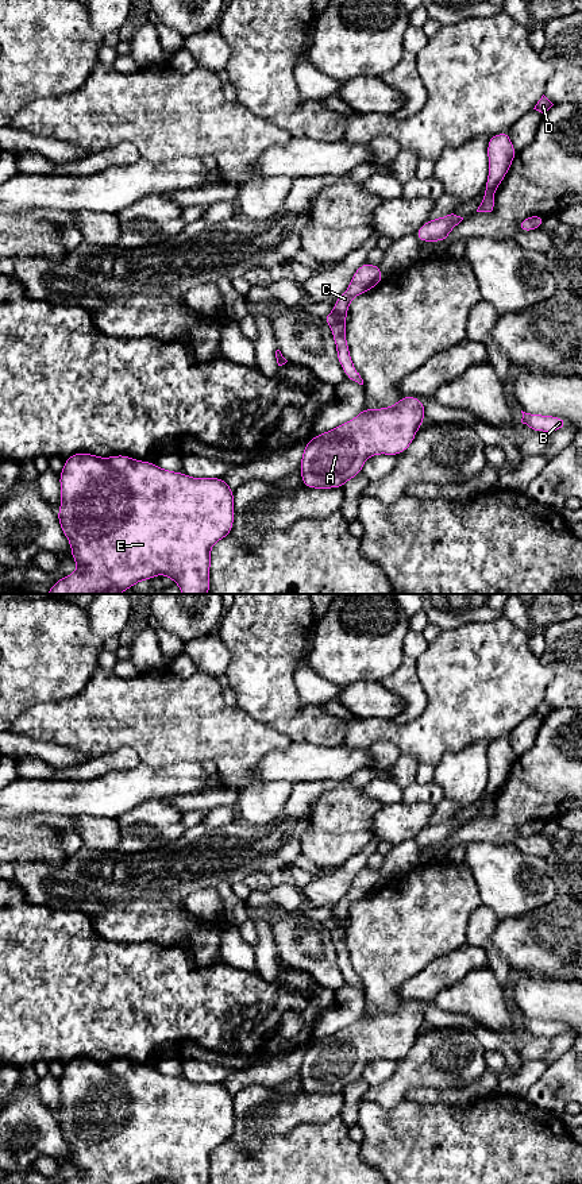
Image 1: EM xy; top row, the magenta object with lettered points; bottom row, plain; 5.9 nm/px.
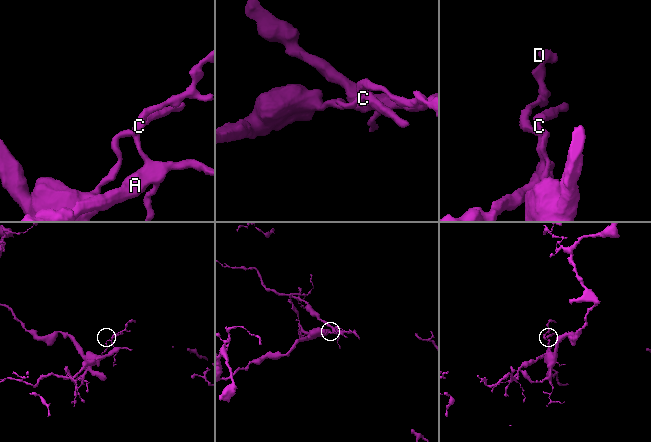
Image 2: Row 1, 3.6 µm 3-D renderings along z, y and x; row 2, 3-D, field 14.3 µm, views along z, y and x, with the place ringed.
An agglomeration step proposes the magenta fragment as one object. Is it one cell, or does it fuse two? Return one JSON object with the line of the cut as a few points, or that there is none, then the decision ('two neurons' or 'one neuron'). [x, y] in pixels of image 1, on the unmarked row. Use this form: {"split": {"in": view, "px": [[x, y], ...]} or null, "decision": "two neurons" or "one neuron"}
{"split": {"in": "xy", "px": [[334, 917], [336, 924], [331, 930]]}, "decision": "two neurons"}

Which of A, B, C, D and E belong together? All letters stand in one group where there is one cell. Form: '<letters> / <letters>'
A B C / D E

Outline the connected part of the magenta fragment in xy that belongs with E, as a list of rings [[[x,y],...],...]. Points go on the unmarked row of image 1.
[[[77,1057],[65,1064],[59,1091],[57,1123],[70,1148],[70,1161],[78,1170],[76,1177],[61,1184],[151,1184],[155,1180],[209,1184],[211,1153],[234,1131],[234,1095],[223,1083],[192,1083],[127,1060],[100,1062]]]

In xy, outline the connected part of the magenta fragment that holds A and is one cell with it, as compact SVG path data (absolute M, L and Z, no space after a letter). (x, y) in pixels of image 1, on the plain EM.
M413 1000L402 1003L389 1013L361 1014L359 1019L317 1041L305 1050L300 1067L302 1091L309 1094L342 1094L343 1089L362 1079L363 1068L373 1060L400 1060L409 1053L417 1034L424 1029L425 1010Z

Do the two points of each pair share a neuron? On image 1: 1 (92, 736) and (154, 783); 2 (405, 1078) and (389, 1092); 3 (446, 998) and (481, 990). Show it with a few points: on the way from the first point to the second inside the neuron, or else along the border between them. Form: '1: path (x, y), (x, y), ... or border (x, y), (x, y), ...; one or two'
1: border (142, 763), (154, 768), (173, 764); two
2: path (401, 1082), (393, 1090); one
3: path (454, 998), (473, 997); one

